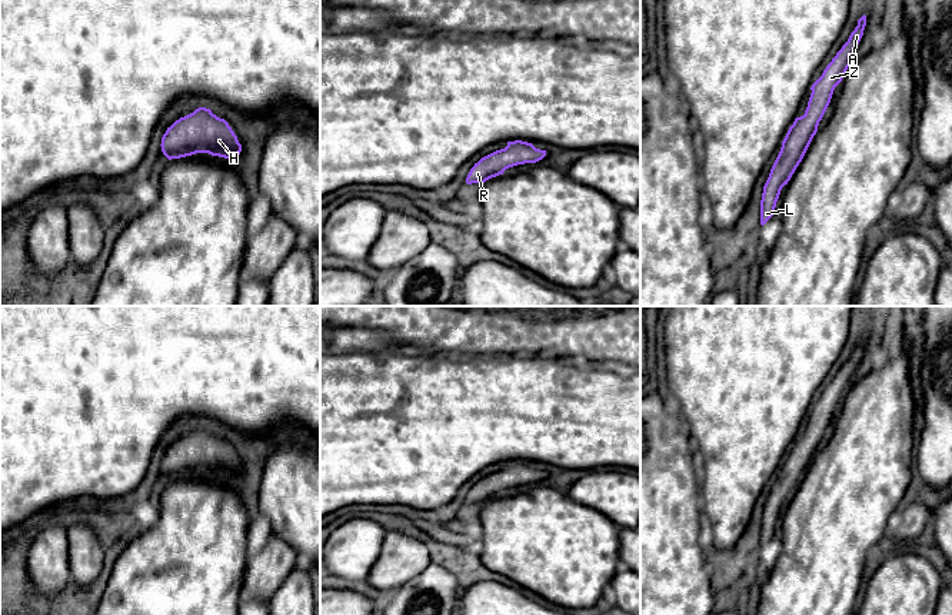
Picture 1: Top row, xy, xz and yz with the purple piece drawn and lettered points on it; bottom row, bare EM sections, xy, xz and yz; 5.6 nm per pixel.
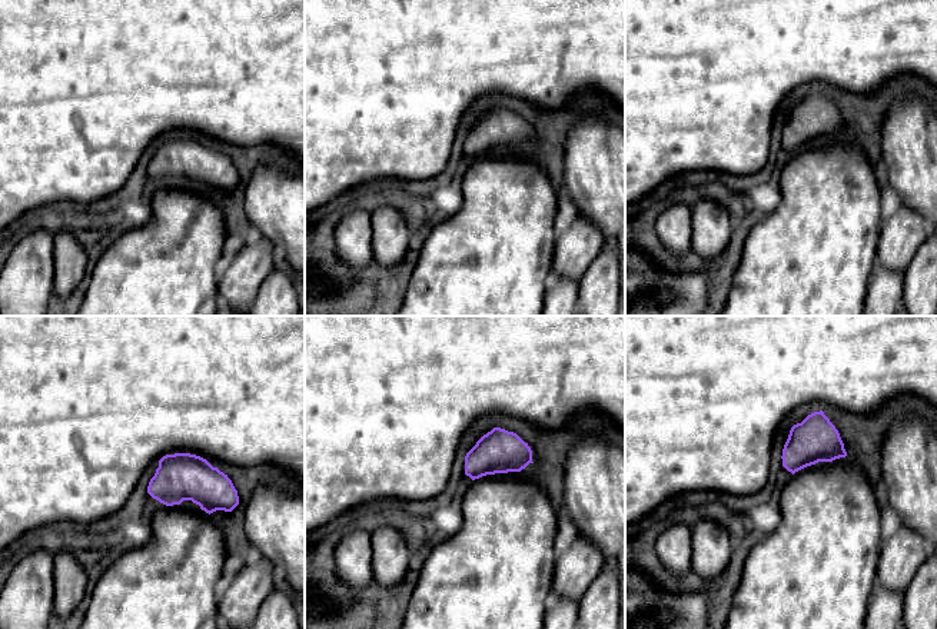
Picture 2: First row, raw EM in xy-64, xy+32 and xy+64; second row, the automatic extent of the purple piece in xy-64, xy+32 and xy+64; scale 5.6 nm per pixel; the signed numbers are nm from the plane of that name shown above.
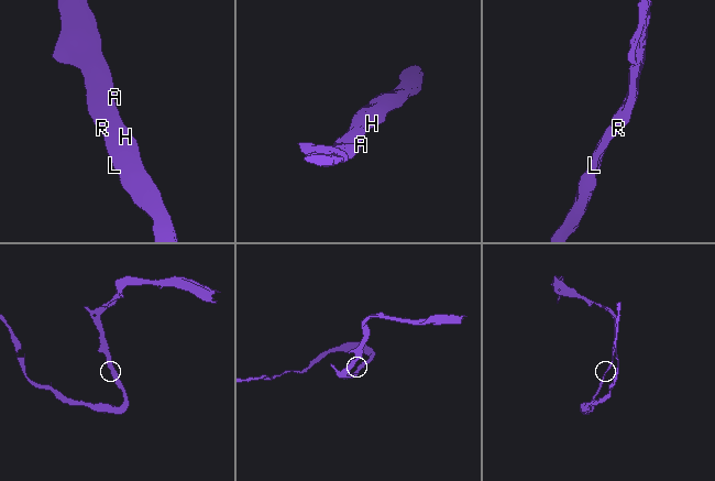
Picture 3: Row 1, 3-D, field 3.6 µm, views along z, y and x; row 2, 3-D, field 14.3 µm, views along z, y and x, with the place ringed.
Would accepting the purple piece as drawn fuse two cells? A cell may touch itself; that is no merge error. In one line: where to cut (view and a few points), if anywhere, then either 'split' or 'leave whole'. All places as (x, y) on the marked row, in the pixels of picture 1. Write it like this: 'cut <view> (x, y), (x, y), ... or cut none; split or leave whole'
cut none; leave whole

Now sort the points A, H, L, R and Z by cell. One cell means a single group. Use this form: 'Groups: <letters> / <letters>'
Groups: A H L R Z

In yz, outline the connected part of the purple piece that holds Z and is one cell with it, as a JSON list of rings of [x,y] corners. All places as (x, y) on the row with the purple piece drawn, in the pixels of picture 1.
[[[863,14],[858,20],[858,26],[851,33],[848,41],[826,66],[822,76],[812,84],[805,114],[796,117],[789,127],[763,186],[760,200],[762,226],[773,216],[782,187],[790,180],[816,134],[819,122],[830,103],[835,87],[842,82],[843,74],[853,62],[853,54],[863,36],[865,26],[866,16]]]

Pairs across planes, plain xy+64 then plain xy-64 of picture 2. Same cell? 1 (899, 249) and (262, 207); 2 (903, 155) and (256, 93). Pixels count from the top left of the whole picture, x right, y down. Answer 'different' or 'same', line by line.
1: different
2: different

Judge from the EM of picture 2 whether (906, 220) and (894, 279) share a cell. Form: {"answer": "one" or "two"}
{"answer": "one"}

